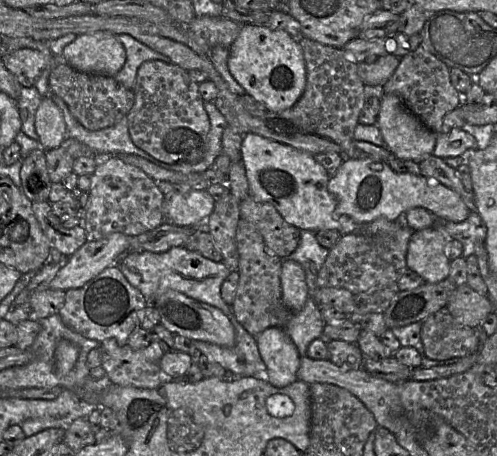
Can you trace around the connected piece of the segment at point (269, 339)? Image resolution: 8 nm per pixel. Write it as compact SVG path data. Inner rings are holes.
M269 328L257 335L255 341L267 367L269 384L284 388L298 380L301 356L285 329Z

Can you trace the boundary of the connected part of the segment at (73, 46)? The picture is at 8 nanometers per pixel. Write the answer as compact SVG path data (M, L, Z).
M94 31L78 35L64 48L62 57L69 65L81 72L114 77L126 62L126 51L114 33Z

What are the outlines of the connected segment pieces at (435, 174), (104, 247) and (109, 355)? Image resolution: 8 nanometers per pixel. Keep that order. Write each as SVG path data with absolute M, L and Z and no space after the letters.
M430 155L418 163L420 174L424 177L436 180L441 184L457 192L470 211L477 211L475 196L473 192L465 189L456 169L445 163L444 159Z
M112 233L97 240L88 240L57 272L50 284L54 290L80 288L127 252L135 236Z
M110 338L101 342L100 348L104 352L102 368L113 385L158 389L163 382L171 381L160 368L165 353L155 342L135 350Z

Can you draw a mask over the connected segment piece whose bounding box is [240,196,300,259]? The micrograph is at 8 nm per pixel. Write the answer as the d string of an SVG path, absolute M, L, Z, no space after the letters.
M248 196L240 202L240 216L253 225L275 256L287 259L297 248L300 230L286 222L270 204Z

